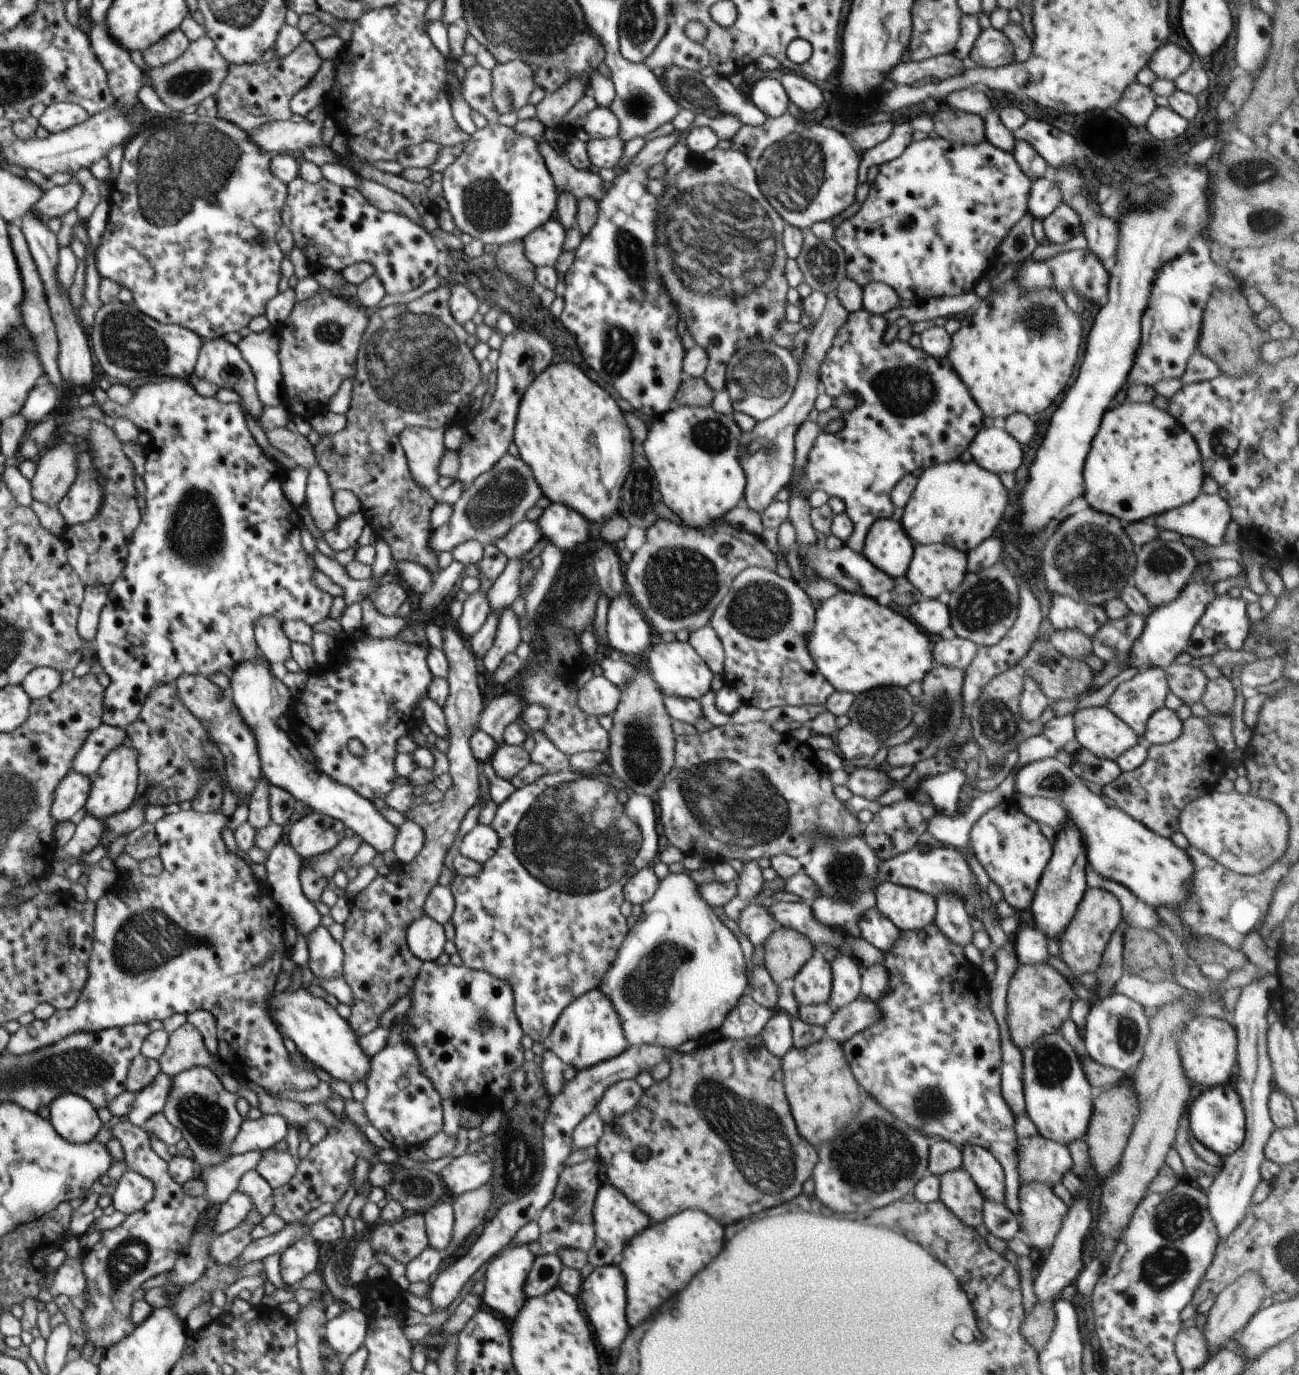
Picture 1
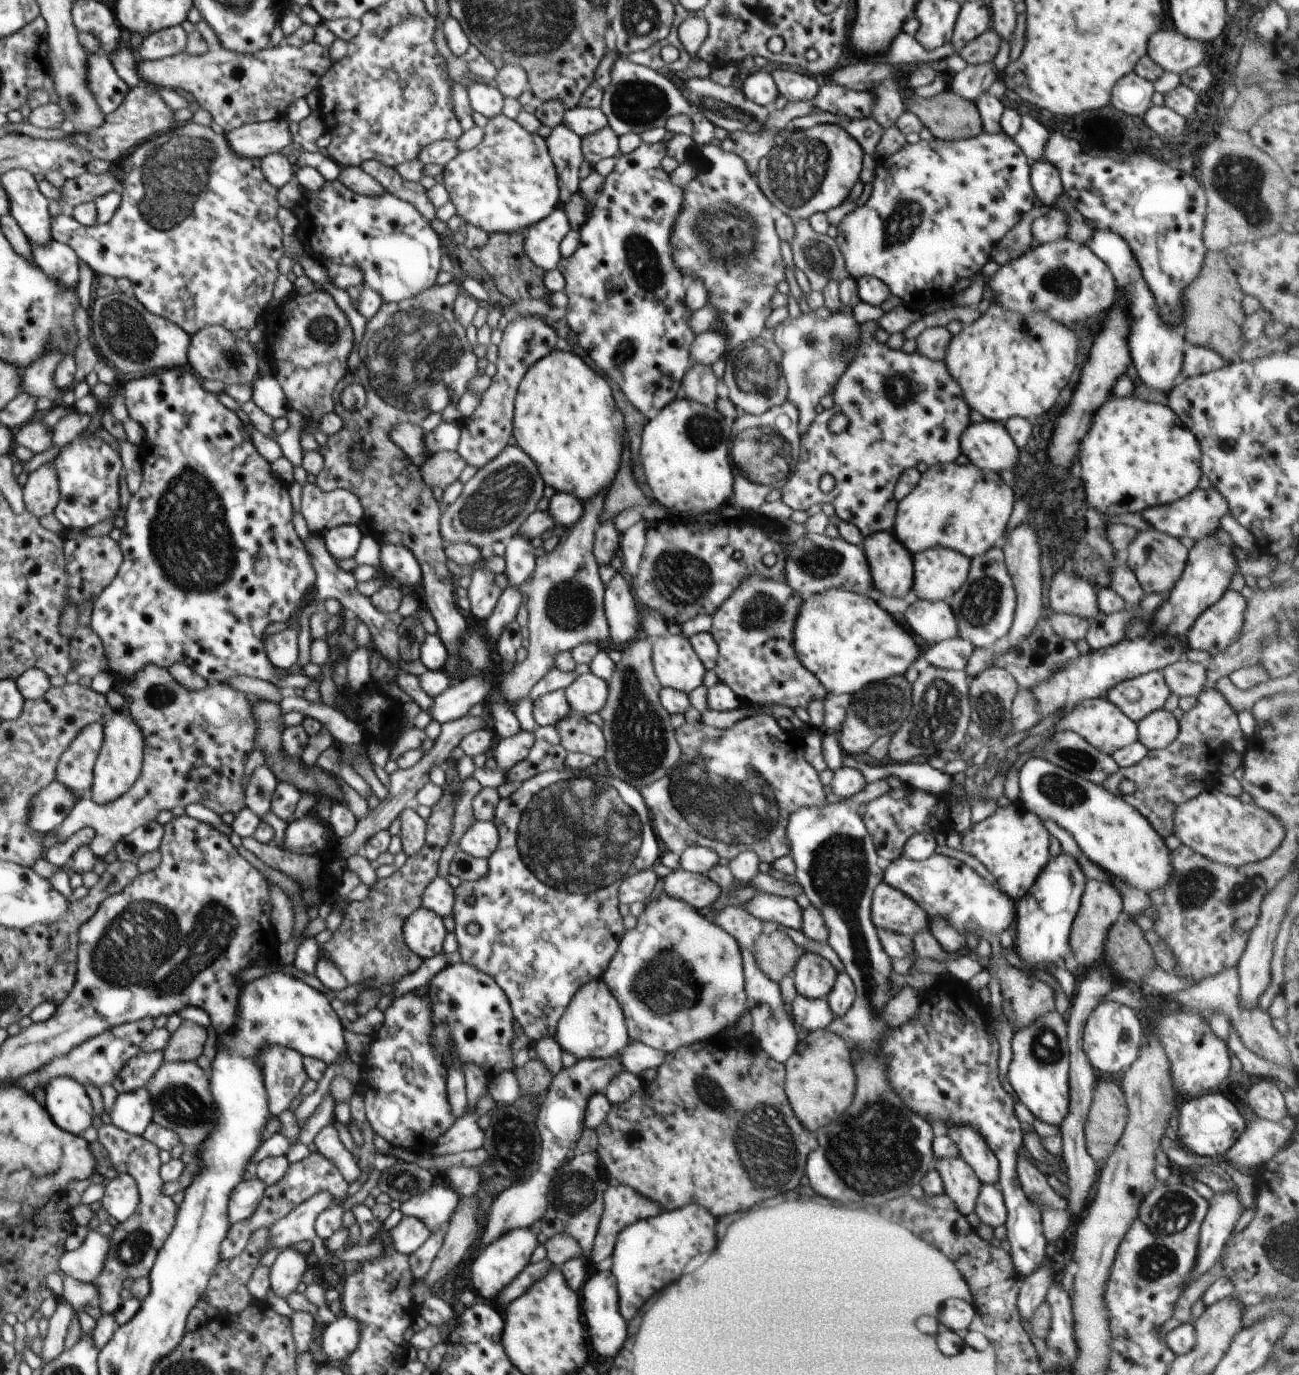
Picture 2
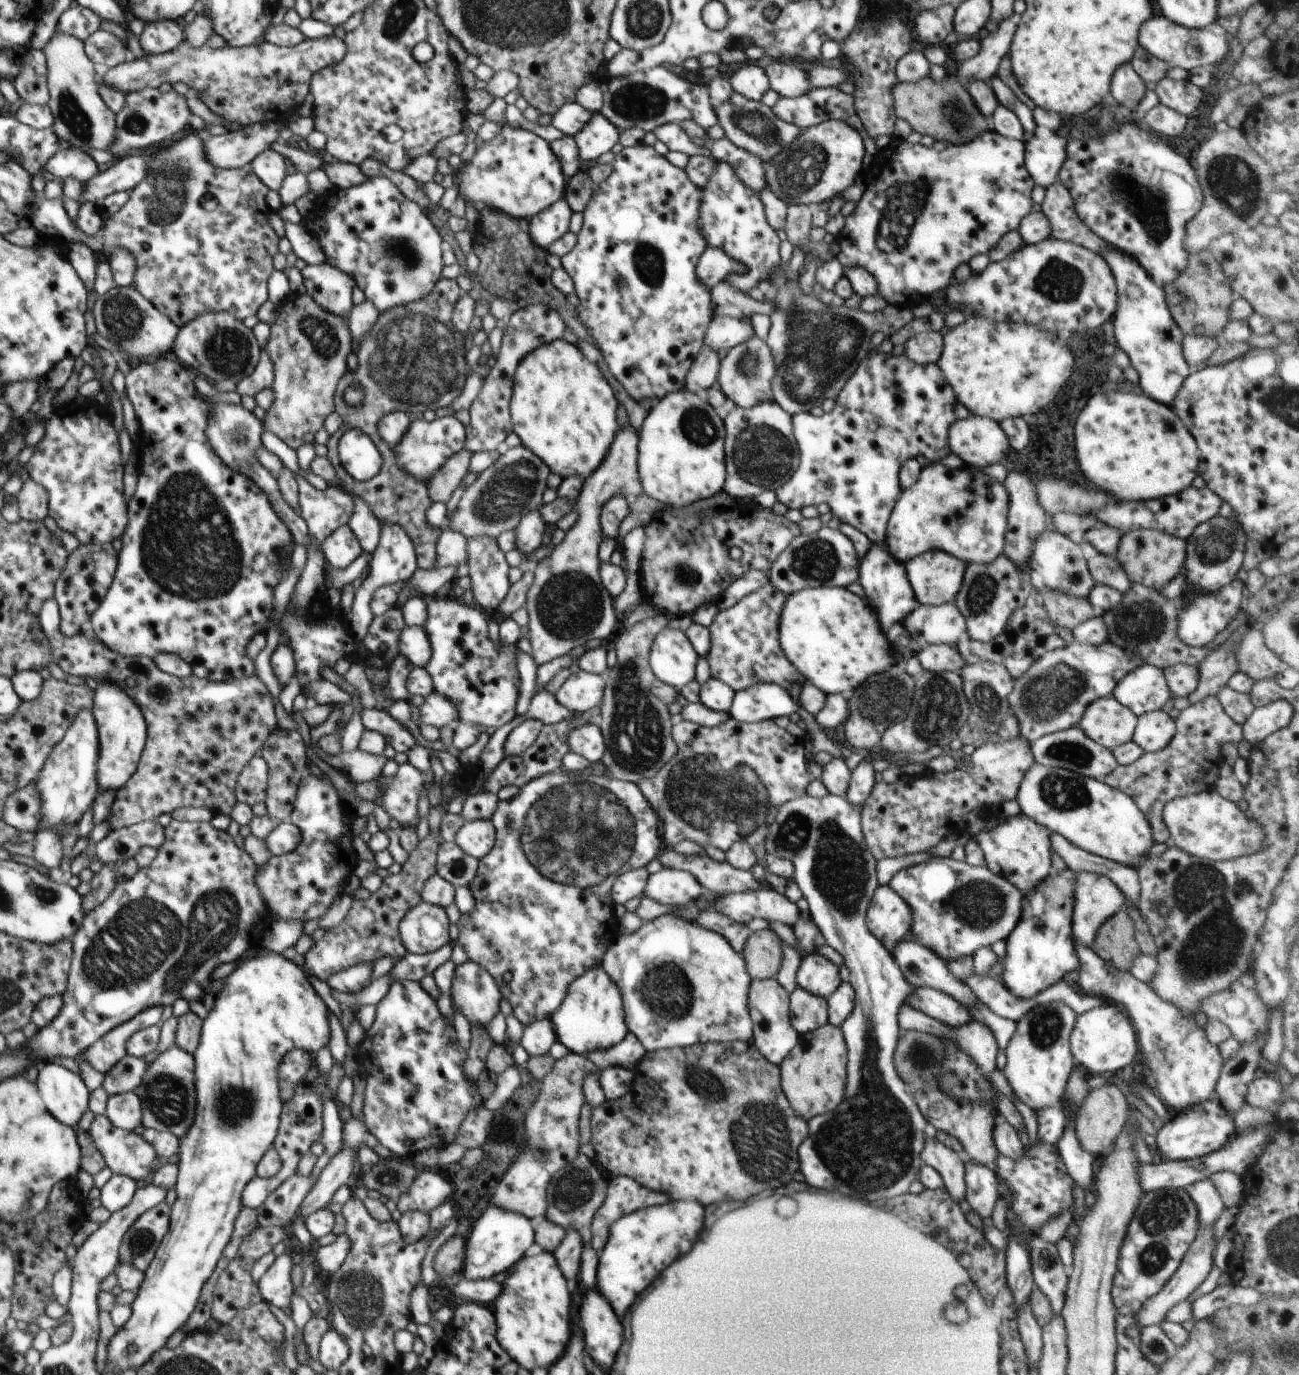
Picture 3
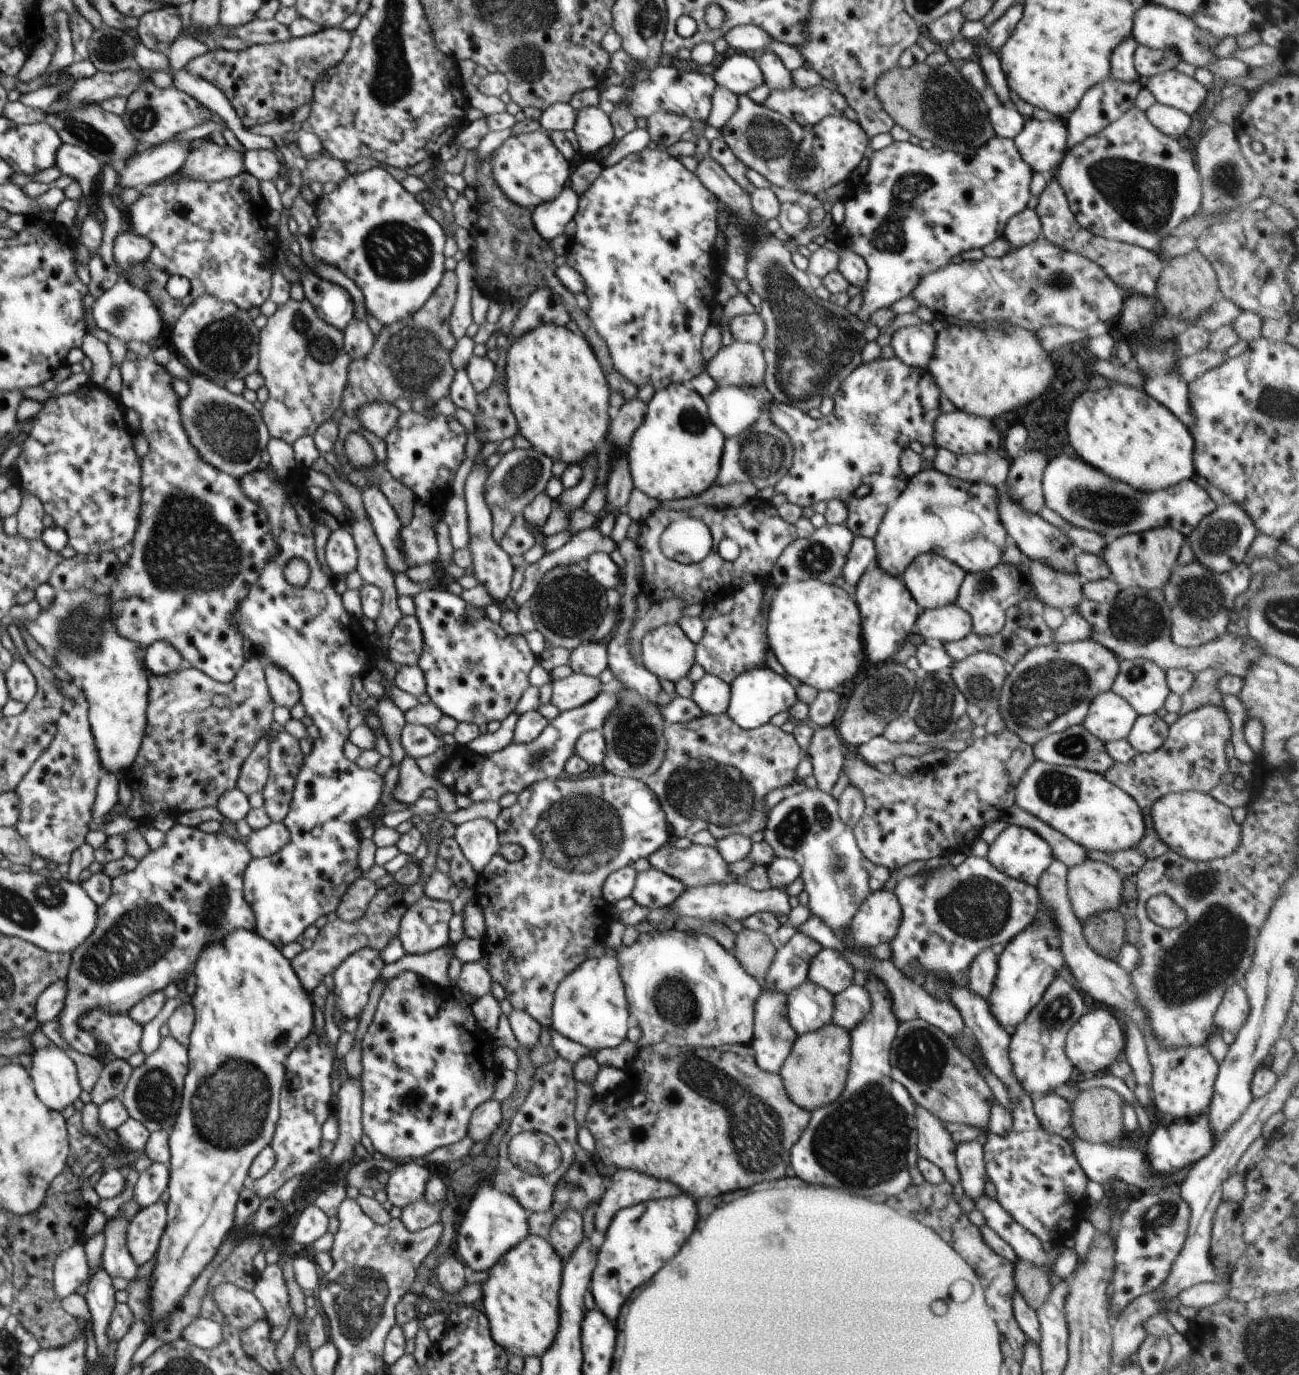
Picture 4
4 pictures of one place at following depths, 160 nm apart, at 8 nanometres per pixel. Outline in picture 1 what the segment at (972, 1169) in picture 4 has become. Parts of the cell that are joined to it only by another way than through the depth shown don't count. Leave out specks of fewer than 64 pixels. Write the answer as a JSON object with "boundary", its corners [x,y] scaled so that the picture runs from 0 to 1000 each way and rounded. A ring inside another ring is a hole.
{"boundary":[[[758,873],[757,889],[760,895],[772,903],[778,903],[785,899],[785,889],[782,884],[774,876]]]}

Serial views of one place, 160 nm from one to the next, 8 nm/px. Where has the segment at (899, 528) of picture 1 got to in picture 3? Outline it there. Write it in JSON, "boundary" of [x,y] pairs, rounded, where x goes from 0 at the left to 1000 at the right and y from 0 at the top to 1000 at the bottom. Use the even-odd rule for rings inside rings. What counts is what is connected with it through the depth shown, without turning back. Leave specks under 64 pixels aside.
{"boundary":[[[682,394],[674,395],[662,407],[661,422],[666,429],[668,439],[675,445],[678,456],[682,460],[688,453],[694,453],[695,449],[707,439],[701,425],[697,409],[692,408],[683,399]]]}

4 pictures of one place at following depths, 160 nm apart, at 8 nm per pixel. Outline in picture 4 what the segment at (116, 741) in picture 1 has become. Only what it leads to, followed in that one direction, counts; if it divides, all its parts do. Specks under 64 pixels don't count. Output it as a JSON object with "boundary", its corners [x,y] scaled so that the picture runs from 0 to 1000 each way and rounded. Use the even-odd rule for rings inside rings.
{"boundary":[[[44,494],[44,497],[50,505],[45,534],[11,575],[15,581],[15,596],[11,601],[21,611],[25,621],[48,629],[53,628],[55,621],[65,613],[75,572],[81,560],[70,532],[69,511],[63,500],[57,495]]]}

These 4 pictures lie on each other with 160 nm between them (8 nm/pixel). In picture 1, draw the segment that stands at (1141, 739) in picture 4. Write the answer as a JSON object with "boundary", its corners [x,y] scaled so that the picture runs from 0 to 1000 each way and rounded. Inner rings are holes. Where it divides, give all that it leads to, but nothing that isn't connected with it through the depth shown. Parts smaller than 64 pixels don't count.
{"boundary":[[[896,513],[884,523],[881,540],[894,542],[905,539],[910,534],[910,529],[905,517]]]}

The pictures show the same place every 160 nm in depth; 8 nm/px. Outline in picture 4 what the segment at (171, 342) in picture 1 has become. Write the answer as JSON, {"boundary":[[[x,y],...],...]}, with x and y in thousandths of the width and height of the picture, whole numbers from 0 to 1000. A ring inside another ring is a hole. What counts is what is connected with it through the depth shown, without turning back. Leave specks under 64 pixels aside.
{"boundary":[[[93,202],[88,208],[78,214],[70,224],[75,239],[82,240],[83,243],[97,249],[100,247],[106,247],[114,250],[115,247],[125,246],[126,240],[129,238],[112,211],[102,207],[97,202]]]}

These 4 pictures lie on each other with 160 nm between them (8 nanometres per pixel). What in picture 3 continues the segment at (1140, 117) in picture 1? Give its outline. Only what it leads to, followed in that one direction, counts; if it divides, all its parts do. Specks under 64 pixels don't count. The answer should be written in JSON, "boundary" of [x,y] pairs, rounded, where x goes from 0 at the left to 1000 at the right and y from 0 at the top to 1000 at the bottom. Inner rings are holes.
{"boundary":[[[867,46],[856,55],[854,72],[860,76],[873,78],[881,71],[883,65],[879,57]]]}

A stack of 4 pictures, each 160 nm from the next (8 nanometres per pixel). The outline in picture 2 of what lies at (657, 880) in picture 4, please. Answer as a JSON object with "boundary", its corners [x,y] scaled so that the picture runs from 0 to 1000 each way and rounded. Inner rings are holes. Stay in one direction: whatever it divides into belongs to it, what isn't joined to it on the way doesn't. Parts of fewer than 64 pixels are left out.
{"boundary":[[[525,631],[511,639],[511,650],[528,655],[536,661],[548,659],[557,648],[545,636],[532,635]]]}

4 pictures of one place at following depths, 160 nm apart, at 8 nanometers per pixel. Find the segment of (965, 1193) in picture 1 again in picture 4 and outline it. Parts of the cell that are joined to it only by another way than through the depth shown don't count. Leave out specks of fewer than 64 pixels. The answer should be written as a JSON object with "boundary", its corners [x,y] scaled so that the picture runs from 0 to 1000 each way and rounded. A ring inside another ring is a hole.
{"boundary":[[[705,804],[706,837],[708,841],[724,849],[727,858],[734,863],[740,859],[735,838],[737,833],[726,816],[711,805]]]}

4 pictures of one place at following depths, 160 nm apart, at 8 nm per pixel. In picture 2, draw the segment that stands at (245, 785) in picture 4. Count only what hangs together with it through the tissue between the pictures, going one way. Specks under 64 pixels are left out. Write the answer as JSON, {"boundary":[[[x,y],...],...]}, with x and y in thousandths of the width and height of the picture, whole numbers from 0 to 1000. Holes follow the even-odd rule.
{"boundary":[[[205,556],[197,559],[188,575],[189,586],[197,593],[203,596],[205,592],[209,591],[209,580],[213,569],[213,566]]]}

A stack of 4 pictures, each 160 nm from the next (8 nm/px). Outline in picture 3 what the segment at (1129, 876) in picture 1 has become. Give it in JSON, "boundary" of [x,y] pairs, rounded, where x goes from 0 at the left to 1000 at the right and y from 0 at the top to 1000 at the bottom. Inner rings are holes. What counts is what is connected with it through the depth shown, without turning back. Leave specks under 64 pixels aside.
{"boundary":[[[797,554],[788,563],[781,581],[787,591],[804,601],[809,606],[818,607],[822,612],[834,617],[836,620],[868,631],[878,631],[879,627],[884,625],[885,616],[889,614],[886,599],[870,579],[850,569],[818,558],[808,558]]]}

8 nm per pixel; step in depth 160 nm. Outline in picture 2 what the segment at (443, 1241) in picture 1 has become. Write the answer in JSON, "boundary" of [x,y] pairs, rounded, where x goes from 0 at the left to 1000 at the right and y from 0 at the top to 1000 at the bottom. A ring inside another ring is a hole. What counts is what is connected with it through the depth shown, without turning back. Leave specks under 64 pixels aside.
{"boundary":[[[336,859],[326,868],[309,875],[307,880],[313,884],[323,886],[333,897],[340,892],[343,892],[354,873],[348,863],[343,864]]]}

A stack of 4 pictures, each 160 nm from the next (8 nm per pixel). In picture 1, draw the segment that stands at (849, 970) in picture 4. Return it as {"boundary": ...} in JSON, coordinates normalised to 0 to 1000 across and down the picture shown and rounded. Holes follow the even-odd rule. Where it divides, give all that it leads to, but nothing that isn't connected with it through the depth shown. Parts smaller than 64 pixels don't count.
{"boundary":[[[627,694],[611,711],[610,723],[616,731],[637,729],[640,719],[640,703],[633,694]]]}

